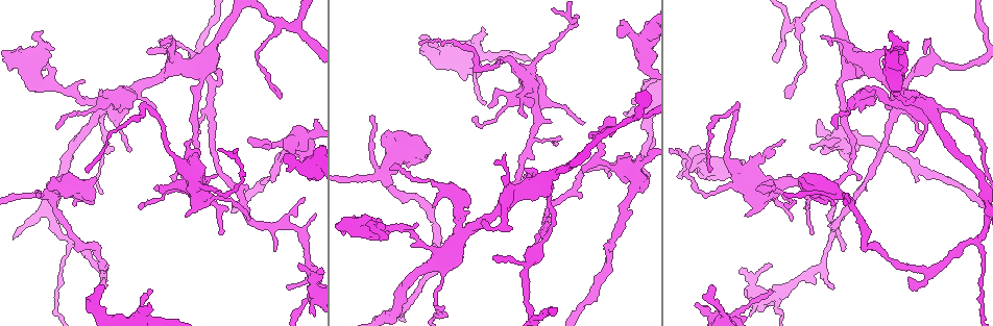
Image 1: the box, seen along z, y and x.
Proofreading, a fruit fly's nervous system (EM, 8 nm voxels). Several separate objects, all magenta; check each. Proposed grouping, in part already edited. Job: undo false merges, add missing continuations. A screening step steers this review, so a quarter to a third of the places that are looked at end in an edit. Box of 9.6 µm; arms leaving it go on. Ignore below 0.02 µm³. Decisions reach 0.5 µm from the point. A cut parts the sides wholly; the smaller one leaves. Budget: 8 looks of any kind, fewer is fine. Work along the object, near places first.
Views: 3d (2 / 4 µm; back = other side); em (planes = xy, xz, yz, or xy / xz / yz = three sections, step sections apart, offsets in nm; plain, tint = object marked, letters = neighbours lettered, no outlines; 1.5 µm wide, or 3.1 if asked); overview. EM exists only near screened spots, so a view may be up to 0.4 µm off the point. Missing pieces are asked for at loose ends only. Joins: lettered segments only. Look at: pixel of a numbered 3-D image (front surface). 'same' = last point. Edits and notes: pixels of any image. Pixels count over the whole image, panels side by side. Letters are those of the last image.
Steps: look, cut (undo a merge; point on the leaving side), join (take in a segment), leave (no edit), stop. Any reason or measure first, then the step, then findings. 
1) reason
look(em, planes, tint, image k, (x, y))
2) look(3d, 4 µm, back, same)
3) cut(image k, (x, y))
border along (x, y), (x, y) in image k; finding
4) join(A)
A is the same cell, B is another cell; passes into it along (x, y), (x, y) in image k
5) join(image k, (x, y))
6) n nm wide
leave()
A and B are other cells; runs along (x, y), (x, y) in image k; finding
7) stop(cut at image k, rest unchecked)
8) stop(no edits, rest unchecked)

thin neck
look(em, planes, letters, image 1, (844, 136))

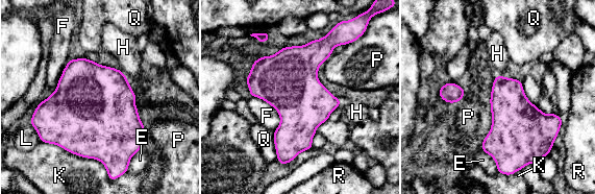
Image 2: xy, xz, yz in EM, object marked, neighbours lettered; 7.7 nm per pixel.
leave()
E, F, H, K, L, P, Q and R are other cells; one neuron here

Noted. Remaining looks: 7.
thin end
look(em, xy, step 8, letters, image 1, (615, 124))

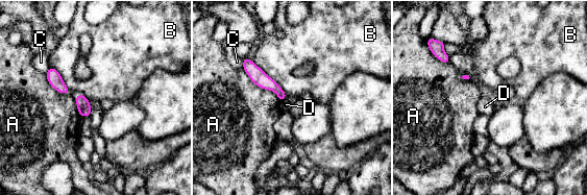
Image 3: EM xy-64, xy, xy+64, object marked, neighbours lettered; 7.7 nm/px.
A touches over 400 nm
leave()
A, B, C and D are other cells; none of them fits

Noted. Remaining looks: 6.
branch stops here
look(3d, 4 µm, image 1, (169, 36))

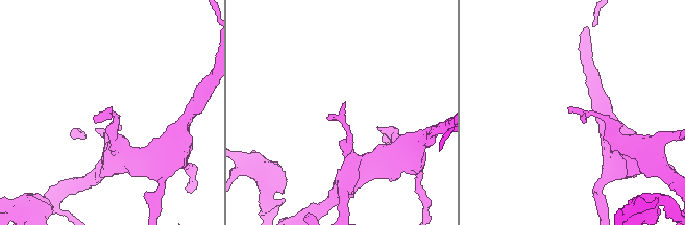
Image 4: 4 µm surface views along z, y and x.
shape alone is not enough
look(em, planes, letters, image 4, (345, 104))

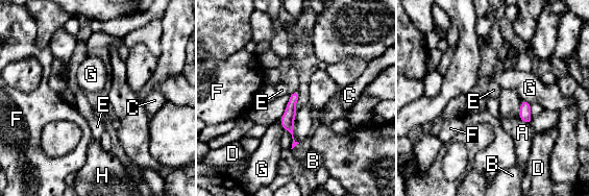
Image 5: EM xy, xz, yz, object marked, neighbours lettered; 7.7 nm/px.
leave()
A, B, C, D, E, F, G and H are other cells; none of them fits

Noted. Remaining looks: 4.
stop(no edits, rest unchecked)

